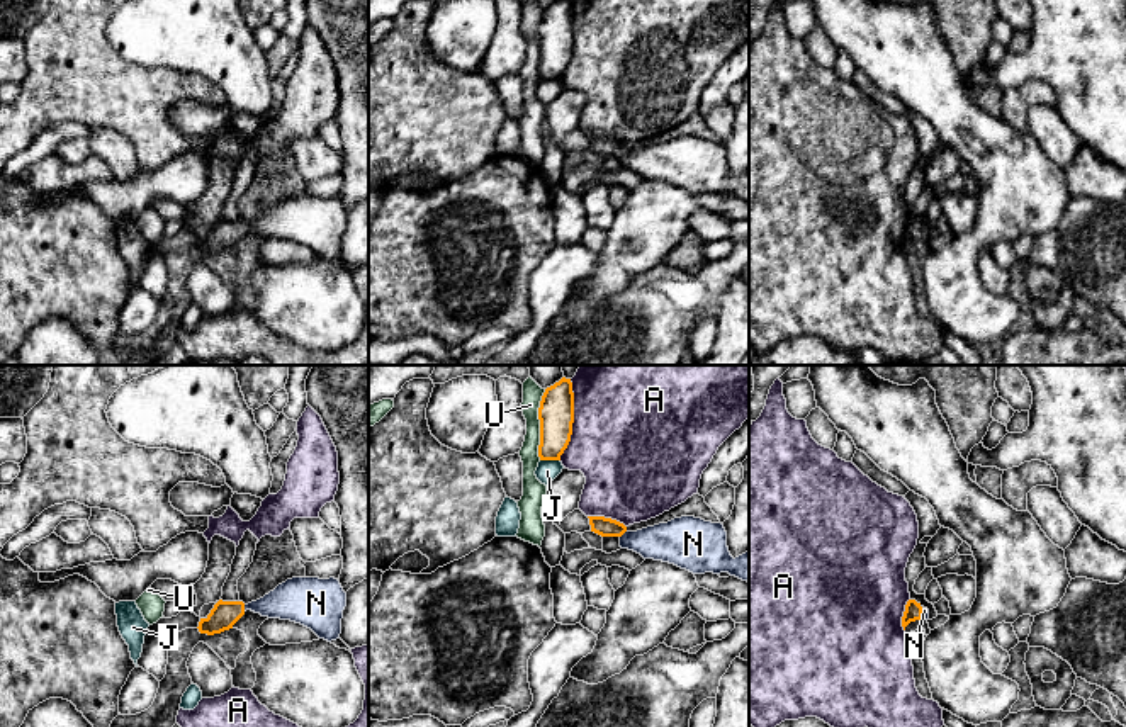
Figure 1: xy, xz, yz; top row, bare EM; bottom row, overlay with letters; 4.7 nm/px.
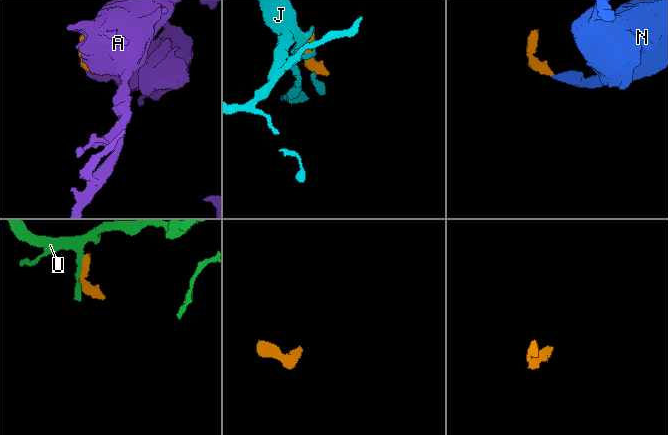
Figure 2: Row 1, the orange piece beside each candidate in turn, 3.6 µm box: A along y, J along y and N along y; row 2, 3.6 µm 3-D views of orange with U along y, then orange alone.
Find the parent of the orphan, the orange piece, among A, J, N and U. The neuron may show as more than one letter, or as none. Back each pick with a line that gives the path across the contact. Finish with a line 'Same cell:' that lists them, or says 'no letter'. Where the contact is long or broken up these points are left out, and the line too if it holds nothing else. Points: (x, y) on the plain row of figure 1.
N: way xy (225, 233), (243, 228), (294, 219)
Same cell: N

